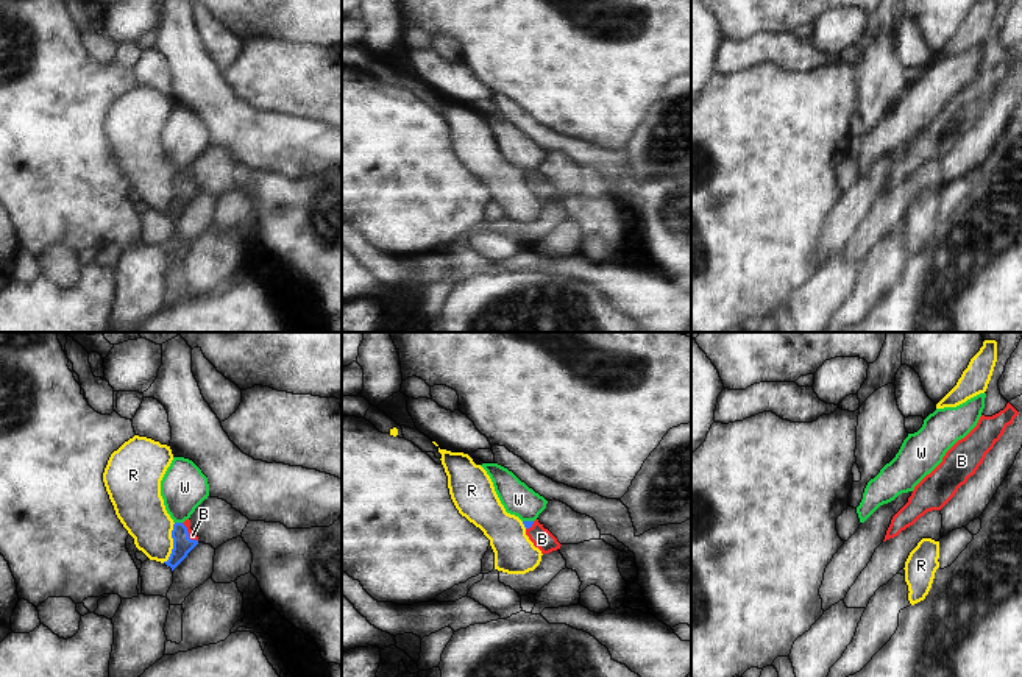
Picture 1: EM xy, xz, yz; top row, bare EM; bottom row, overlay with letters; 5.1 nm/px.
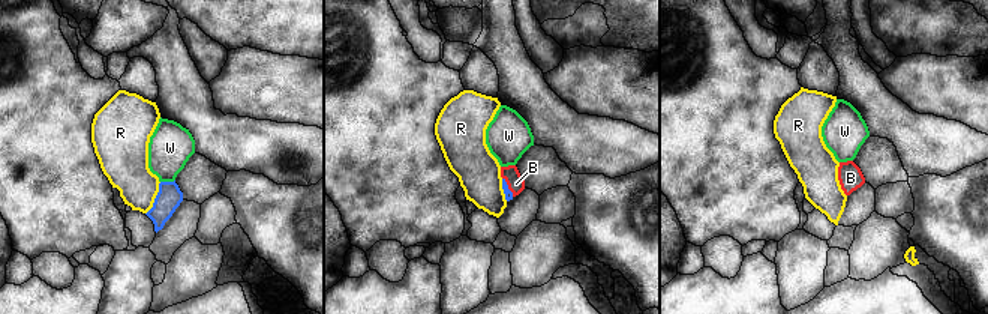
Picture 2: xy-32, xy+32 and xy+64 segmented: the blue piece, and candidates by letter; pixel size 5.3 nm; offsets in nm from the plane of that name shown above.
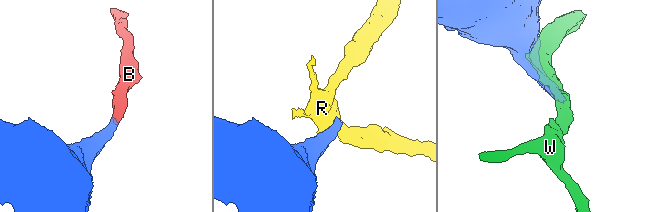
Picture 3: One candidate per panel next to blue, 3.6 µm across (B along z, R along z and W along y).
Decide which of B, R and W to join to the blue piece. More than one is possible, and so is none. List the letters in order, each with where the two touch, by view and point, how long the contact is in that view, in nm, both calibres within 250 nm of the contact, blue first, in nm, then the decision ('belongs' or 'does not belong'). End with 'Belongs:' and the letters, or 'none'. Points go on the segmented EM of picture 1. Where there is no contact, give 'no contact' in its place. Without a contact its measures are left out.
B: contact xy (188, 534); length 130 nm; calibres 100 and 50 nm; belongs
R: contact xy (173, 543); length 220 nm; calibres 100 and 240 nm; does not belong
W: contact xy (178, 523); length 40 nm; calibres 100 and 240 nm; does not belong
Belongs: B

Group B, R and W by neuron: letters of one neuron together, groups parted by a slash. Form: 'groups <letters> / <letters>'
groups B / R / W

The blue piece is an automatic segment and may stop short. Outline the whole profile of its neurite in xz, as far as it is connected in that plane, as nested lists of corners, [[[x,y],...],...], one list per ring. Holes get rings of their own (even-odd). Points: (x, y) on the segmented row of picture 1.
[[[538,519],[523,521],[523,524],[526,527],[526,535],[534,543],[534,546],[541,551],[541,554],[549,554],[560,549],[562,544],[548,529],[543,527],[543,524],[538,523]]]

